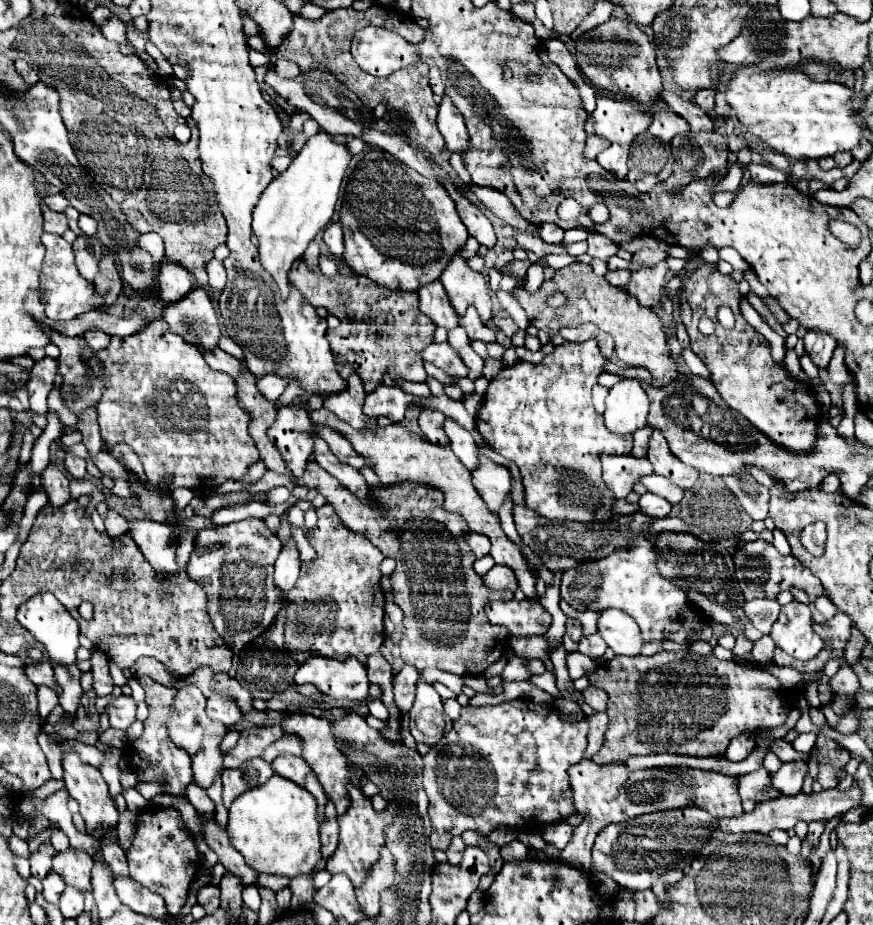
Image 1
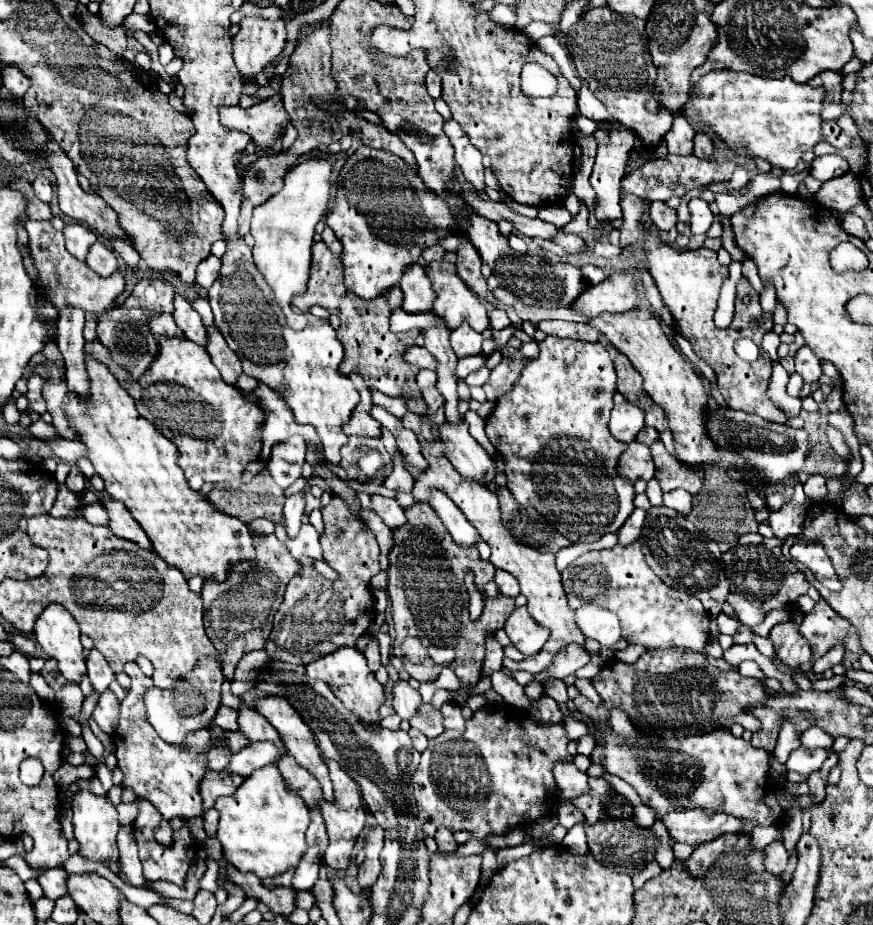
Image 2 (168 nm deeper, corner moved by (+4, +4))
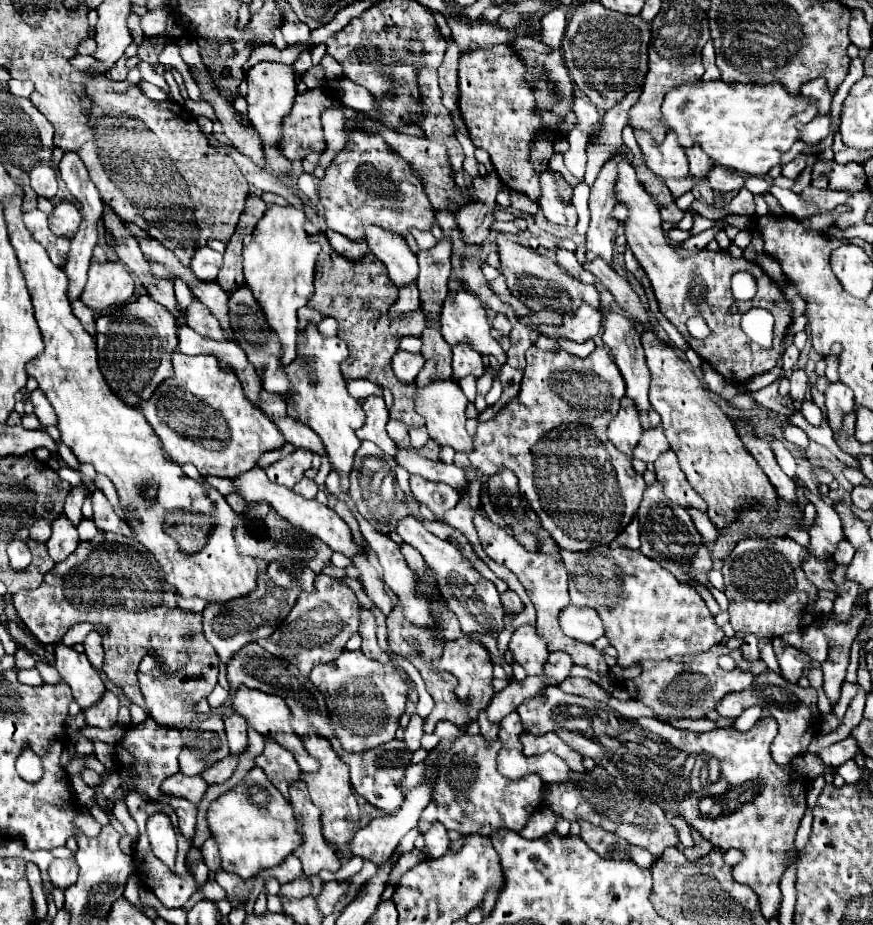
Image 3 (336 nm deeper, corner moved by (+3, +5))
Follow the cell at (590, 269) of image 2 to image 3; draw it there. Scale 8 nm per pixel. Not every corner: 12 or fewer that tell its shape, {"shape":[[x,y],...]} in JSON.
{"shape":[[557,250],[557,262],[573,278],[595,284],[595,276],[577,262],[573,252]]}

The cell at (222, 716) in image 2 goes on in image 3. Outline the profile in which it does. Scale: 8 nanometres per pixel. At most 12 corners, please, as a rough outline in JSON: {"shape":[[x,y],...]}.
{"shape":[[233,714],[225,732],[233,754],[247,750],[247,722]]}

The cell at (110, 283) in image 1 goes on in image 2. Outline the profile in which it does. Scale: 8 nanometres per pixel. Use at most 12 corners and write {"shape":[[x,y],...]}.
{"shape":[[92,245],[86,263],[102,277],[118,271],[114,251]]}

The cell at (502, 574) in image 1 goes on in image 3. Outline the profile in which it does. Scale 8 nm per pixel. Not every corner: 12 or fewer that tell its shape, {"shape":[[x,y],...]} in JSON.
{"shape":[[513,590],[501,594],[507,614],[519,614],[525,608]]}

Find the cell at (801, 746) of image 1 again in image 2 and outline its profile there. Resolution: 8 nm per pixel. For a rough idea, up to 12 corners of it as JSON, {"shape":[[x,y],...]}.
{"shape":[[820,727],[800,735],[802,747],[832,747],[834,739]]}

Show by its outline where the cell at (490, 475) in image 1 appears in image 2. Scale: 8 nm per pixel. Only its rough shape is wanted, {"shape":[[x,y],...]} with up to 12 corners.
{"shape":[[442,423],[450,463],[464,477],[486,481],[492,461],[486,449],[460,427]]}

